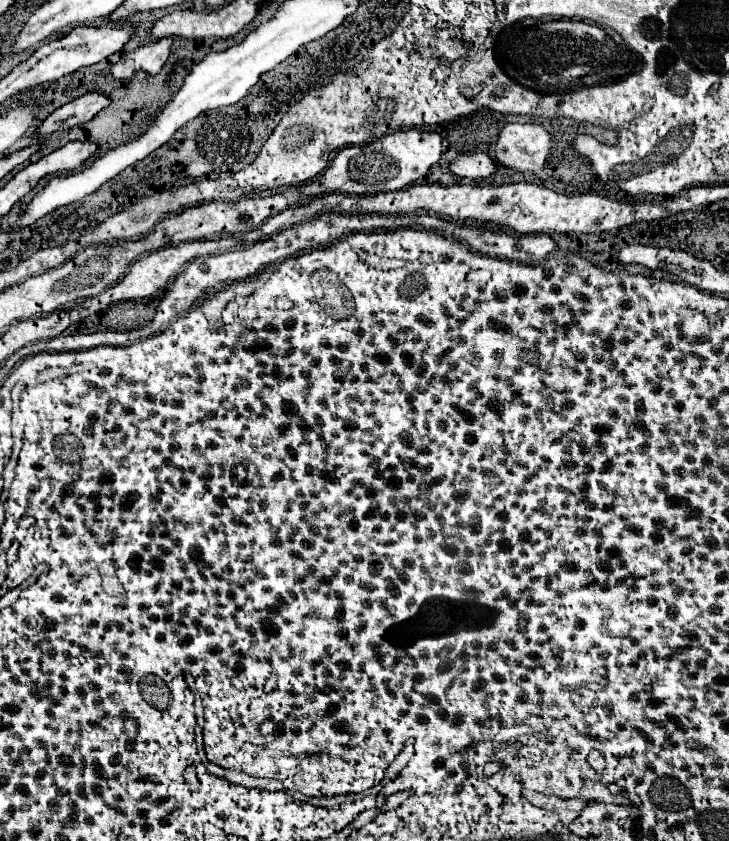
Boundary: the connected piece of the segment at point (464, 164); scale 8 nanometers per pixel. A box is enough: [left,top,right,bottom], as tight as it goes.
[451,152,497,178]

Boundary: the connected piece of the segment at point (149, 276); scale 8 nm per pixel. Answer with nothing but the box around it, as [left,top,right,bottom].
[111,240,217,304]

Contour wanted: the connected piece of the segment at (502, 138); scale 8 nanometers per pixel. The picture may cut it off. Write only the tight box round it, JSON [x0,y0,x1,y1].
[495,124,551,172]

